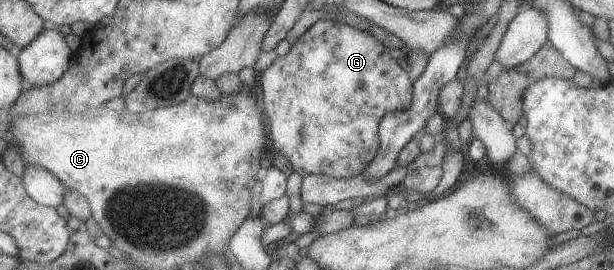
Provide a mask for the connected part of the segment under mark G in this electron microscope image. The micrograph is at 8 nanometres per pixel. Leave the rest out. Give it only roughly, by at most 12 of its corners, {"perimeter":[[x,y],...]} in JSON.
{"perimeter":[[316,20],[258,75],[300,177],[361,175],[410,76]]}

